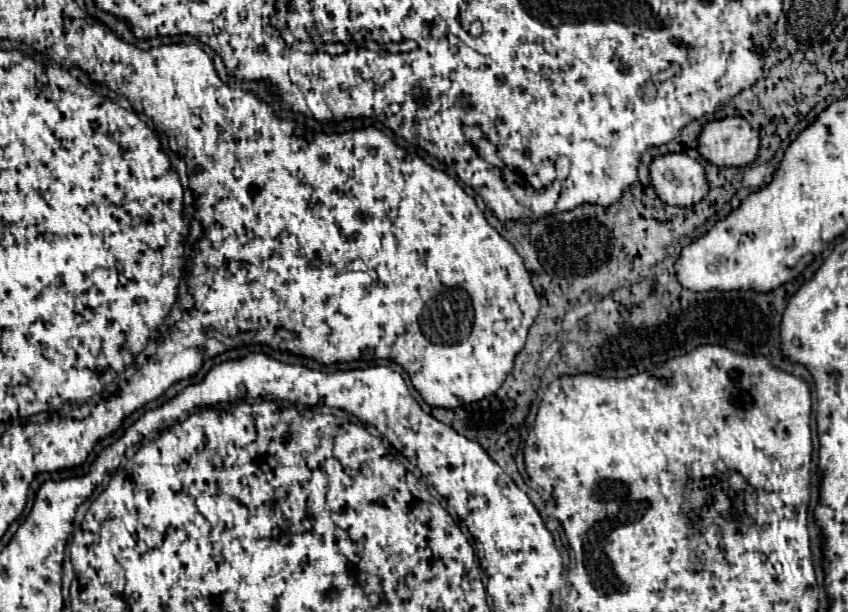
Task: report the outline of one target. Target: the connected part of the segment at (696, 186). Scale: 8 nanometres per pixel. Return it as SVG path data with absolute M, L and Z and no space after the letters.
M664 154L650 164L650 176L660 200L670 206L692 208L708 196L706 170L686 154Z

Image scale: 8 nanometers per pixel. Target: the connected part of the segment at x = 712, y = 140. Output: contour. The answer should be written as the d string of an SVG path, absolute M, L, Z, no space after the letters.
M740 116L714 120L700 132L698 150L708 162L720 168L748 166L758 156L760 132Z

